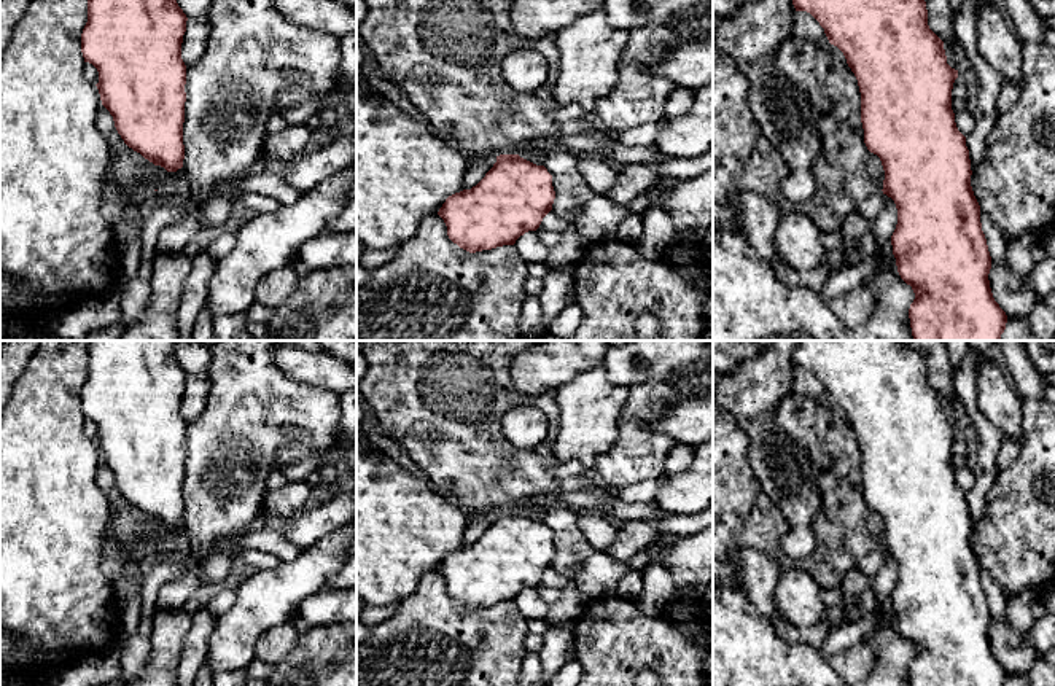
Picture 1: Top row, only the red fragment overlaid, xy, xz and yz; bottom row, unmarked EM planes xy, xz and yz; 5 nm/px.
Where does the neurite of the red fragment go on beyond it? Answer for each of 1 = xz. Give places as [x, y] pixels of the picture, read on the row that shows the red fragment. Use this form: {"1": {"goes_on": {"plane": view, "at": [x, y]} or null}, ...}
{"1": {"goes_on": null}}

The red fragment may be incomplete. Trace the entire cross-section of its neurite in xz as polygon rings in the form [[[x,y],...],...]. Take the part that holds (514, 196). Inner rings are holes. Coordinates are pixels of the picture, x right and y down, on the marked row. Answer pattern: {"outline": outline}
{"outline": [[[500,154],[485,177],[471,189],[446,199],[438,215],[447,226],[449,239],[460,248],[476,253],[503,245],[514,245],[528,231],[536,231],[552,210],[555,191],[552,175],[519,154]]]}

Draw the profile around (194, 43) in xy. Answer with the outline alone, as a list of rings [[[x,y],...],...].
[[[186,21],[186,32],[181,43],[181,59],[186,67],[194,65],[205,54],[210,37],[208,22]]]

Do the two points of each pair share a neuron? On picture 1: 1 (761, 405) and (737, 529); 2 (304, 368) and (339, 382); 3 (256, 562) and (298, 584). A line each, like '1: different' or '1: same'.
1: different
2: same
3: different

